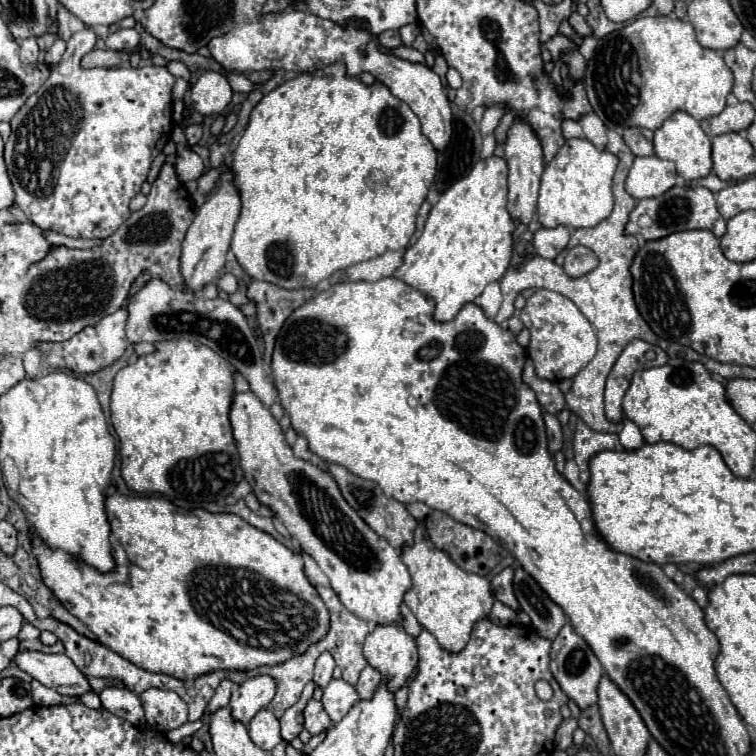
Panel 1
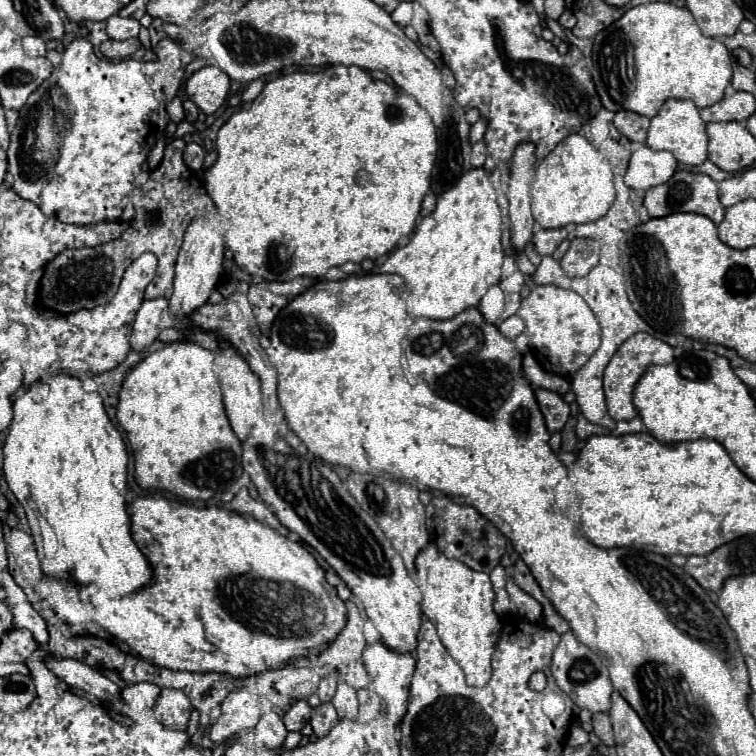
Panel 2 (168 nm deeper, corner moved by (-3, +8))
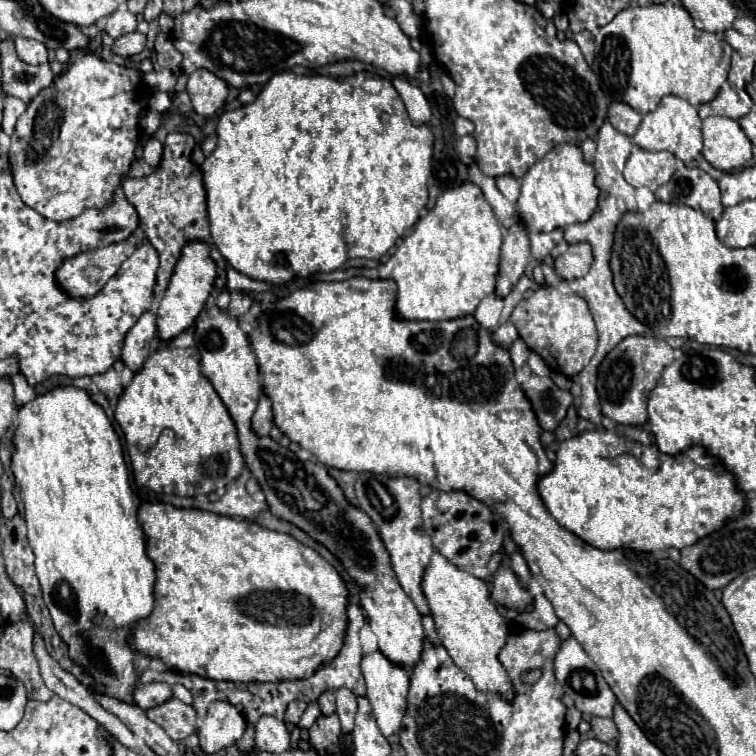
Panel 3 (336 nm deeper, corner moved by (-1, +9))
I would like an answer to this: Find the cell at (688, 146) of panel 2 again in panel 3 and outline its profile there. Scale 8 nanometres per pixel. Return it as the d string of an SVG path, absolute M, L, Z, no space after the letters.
M664 96L656 110L642 116L642 122L632 136L632 142L644 150L668 150L682 162L692 162L702 150L702 122L694 106L678 96Z

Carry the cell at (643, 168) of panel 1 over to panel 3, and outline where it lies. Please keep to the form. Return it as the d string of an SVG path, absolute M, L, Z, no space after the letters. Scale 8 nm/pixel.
M632 146L632 152L626 160L626 166L620 170L624 180L638 188L646 186L652 193L666 184L676 168L676 158L670 152L648 152L638 146Z

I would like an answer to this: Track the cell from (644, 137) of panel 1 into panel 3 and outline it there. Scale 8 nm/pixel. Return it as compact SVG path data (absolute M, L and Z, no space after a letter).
M612 102L608 108L608 122L622 134L632 136L640 124L642 116L632 110L626 102Z

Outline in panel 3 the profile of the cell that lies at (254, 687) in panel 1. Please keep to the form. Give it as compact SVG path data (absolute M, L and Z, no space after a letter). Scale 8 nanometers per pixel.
M212 702L206 718L196 720L198 744L206 754L216 754L234 746L246 728L246 720L238 708L228 702Z

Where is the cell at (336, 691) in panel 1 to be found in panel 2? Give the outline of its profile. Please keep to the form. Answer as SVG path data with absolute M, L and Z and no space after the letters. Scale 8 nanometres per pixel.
M338 683L338 689L332 697L332 705L338 711L338 717L344 719L354 719L358 715L358 697L356 697L356 689L350 687L348 683Z

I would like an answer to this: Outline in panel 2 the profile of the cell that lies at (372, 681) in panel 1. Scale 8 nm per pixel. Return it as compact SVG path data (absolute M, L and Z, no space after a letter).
M372 687L358 689L358 701L360 701L360 719L374 719L378 715L378 709L382 707L382 699L374 695Z

